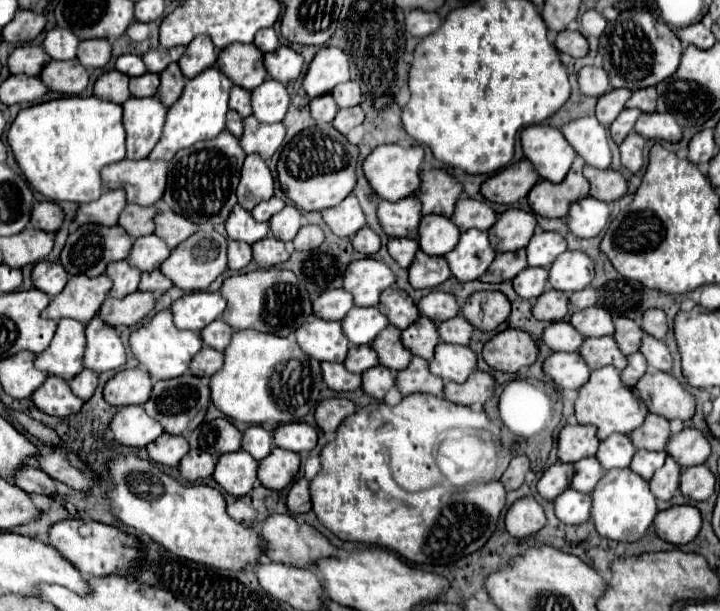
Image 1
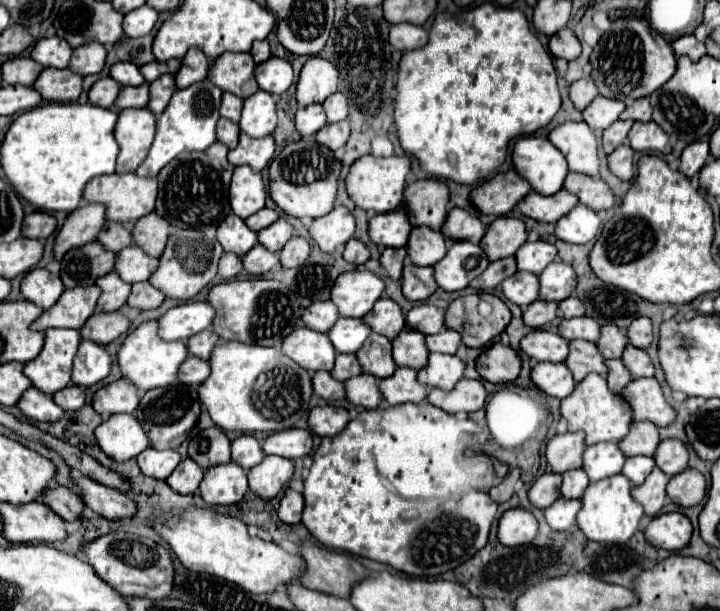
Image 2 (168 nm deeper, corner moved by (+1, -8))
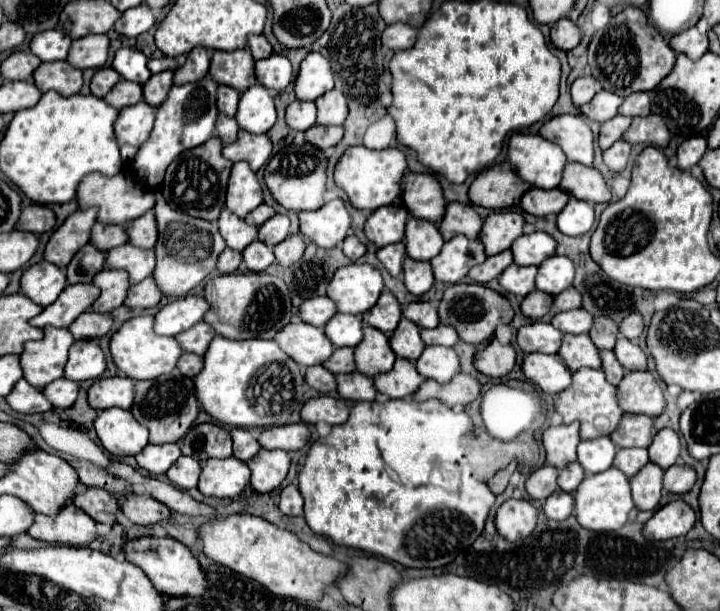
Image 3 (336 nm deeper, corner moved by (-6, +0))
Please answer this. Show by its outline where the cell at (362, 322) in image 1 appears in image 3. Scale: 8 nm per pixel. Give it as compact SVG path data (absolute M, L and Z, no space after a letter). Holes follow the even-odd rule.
M335 313L325 325L325 335L335 347L355 347L363 339L363 319L361 315Z

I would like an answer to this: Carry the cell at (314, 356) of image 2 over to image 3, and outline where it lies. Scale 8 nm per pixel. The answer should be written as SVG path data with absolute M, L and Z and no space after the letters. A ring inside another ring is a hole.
M293 321L285 325L277 333L275 341L291 359L295 359L303 367L321 365L333 353L333 343L325 335L325 331L303 321Z

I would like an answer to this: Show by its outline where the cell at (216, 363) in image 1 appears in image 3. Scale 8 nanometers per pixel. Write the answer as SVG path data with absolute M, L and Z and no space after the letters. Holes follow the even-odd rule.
M183 353L179 363L177 363L177 369L183 373L183 375L189 375L189 377L195 377L203 367L203 357L201 355L193 355L193 353Z

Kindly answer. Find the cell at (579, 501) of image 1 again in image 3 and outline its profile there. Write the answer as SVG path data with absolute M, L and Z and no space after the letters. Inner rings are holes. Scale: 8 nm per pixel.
M557 491L557 493L549 495L543 503L545 515L549 519L555 519L555 521L563 521L563 519L571 517L573 507L575 507L575 497L571 493L563 493L563 491Z

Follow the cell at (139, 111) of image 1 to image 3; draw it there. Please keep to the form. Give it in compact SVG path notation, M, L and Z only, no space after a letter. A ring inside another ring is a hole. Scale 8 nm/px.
M141 101L133 107L123 107L115 121L115 137L121 149L121 161L127 165L137 155L139 147L149 139L153 131L155 109L149 103Z

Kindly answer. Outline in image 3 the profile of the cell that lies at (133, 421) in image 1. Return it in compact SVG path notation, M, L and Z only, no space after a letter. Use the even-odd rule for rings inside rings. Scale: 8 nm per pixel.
M119 407L101 411L95 419L95 431L101 445L113 457L137 455L149 443L149 431L145 425L137 423L131 411Z

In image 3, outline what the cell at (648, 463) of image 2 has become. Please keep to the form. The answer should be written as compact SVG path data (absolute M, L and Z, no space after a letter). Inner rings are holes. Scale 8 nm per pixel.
M619 449L613 461L613 465L629 477L637 475L637 471L641 471L641 467L645 467L647 463L649 463L647 449Z

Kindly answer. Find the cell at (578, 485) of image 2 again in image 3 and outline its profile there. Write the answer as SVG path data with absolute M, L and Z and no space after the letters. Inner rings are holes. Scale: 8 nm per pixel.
M569 463L569 467L565 467L565 469L559 473L557 485L559 485L559 489L565 491L565 493L575 493L583 479L585 479L583 467L581 467L579 463Z

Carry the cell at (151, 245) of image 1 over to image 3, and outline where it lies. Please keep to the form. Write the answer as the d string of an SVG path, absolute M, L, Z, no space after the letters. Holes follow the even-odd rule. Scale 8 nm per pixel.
M129 243L115 247L107 253L107 267L109 269L125 269L133 283L143 281L155 269L155 251L133 247Z

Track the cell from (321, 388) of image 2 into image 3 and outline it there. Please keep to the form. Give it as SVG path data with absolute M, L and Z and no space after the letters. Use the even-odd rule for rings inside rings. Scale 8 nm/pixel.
M323 365L309 367L305 373L305 381L309 387L317 389L319 393L335 393L337 391L337 379L331 371L327 371Z

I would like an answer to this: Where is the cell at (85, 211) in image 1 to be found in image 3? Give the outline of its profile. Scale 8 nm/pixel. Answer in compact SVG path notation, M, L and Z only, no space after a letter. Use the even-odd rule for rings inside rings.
M97 207L77 209L67 221L51 235L45 247L45 259L65 271L71 257L89 243L91 227L97 223Z

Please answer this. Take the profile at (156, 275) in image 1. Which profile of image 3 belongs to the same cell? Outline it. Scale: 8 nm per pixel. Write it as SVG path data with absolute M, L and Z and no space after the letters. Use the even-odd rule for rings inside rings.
M147 277L141 283L131 285L129 295L125 299L125 305L131 307L131 309L135 309L135 307L137 309L147 309L147 307L155 307L161 301L161 297L163 297L163 293L157 287L155 279L153 277Z

